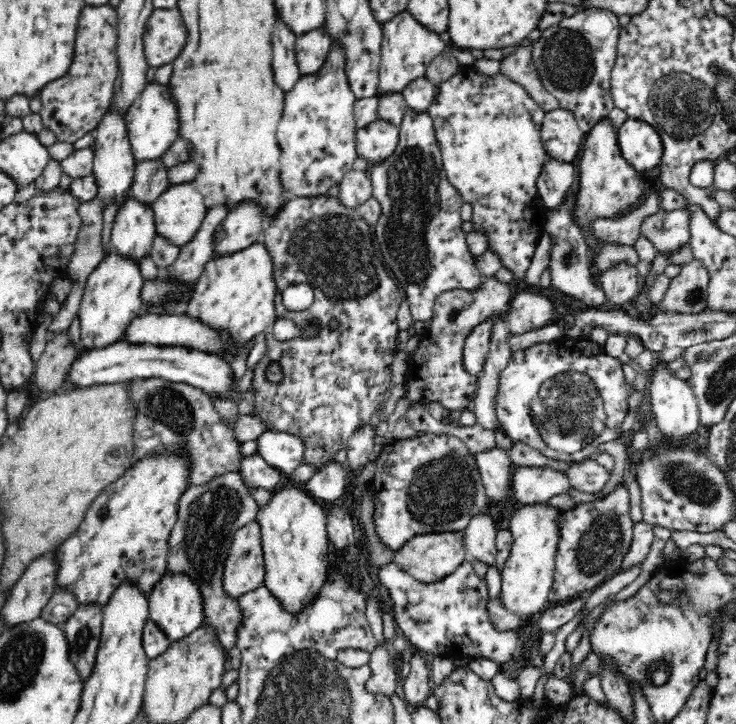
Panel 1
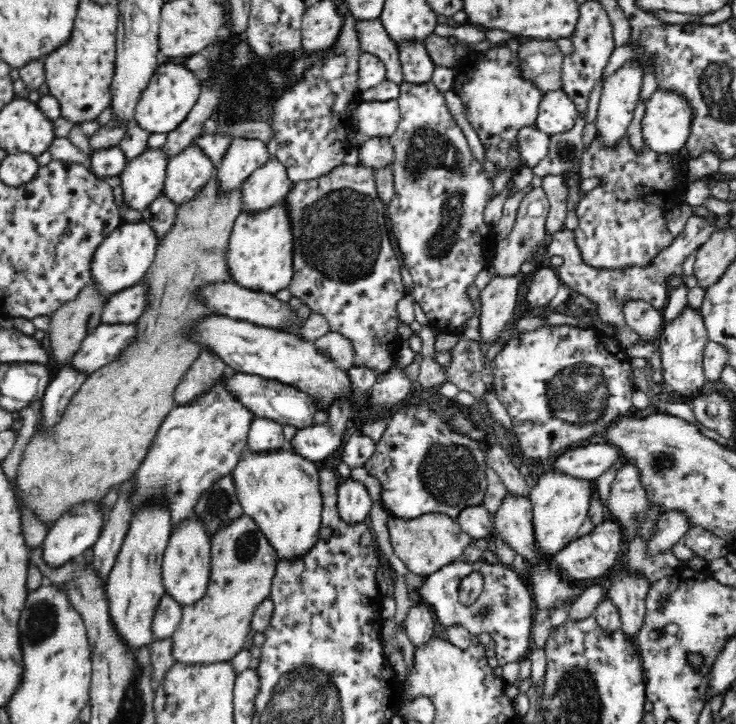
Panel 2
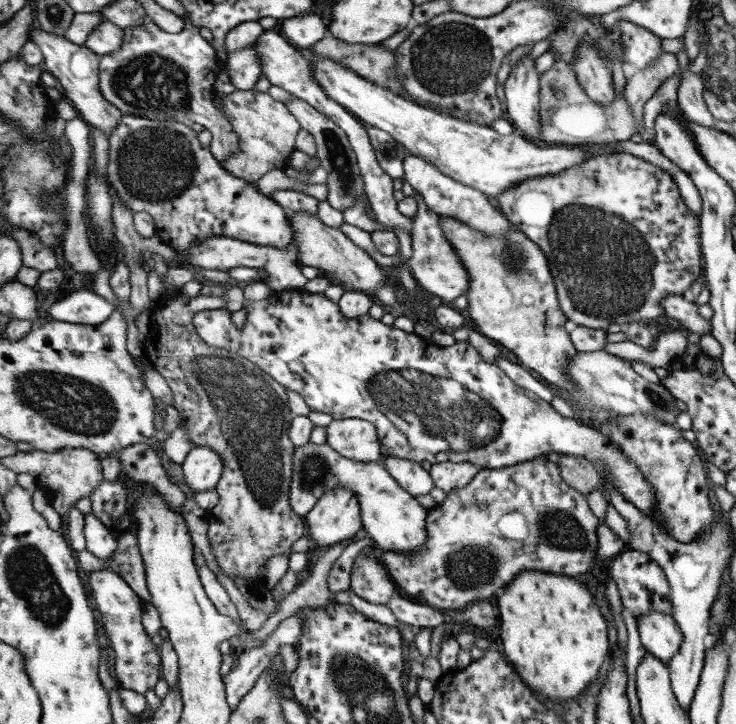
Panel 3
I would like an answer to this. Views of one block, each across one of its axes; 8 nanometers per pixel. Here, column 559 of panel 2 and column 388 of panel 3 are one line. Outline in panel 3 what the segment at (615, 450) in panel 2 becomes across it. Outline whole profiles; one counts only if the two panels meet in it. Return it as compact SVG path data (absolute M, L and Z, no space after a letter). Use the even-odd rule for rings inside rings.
M387 456L384 465L389 469L393 478L397 479L397 483L412 496L429 495L436 488L435 479L429 470L421 466L421 463Z

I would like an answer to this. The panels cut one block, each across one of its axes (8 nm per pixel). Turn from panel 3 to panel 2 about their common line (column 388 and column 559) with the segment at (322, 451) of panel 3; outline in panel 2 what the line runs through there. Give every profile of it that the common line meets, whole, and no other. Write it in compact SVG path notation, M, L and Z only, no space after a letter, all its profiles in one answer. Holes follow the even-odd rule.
M560 469L546 472L538 478L536 486L531 489L529 500L533 505L534 534L541 554L551 558L576 539L577 530L589 518L597 492L595 482L595 479L577 478Z

